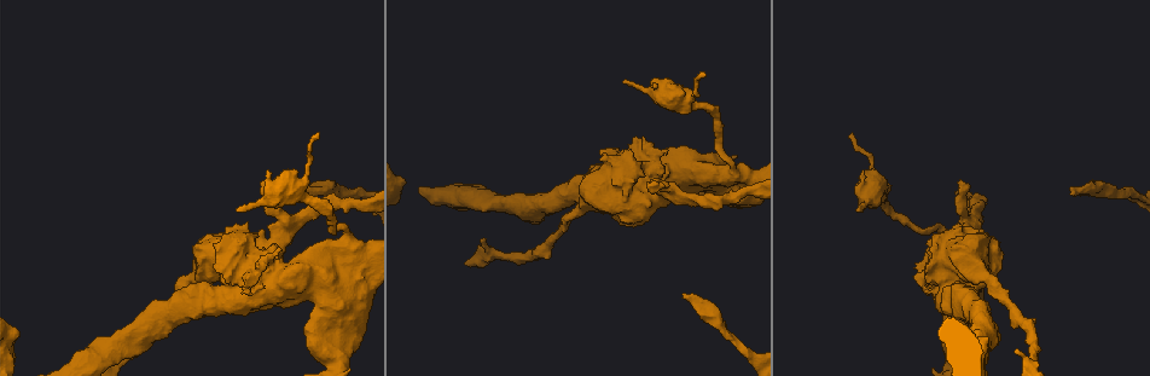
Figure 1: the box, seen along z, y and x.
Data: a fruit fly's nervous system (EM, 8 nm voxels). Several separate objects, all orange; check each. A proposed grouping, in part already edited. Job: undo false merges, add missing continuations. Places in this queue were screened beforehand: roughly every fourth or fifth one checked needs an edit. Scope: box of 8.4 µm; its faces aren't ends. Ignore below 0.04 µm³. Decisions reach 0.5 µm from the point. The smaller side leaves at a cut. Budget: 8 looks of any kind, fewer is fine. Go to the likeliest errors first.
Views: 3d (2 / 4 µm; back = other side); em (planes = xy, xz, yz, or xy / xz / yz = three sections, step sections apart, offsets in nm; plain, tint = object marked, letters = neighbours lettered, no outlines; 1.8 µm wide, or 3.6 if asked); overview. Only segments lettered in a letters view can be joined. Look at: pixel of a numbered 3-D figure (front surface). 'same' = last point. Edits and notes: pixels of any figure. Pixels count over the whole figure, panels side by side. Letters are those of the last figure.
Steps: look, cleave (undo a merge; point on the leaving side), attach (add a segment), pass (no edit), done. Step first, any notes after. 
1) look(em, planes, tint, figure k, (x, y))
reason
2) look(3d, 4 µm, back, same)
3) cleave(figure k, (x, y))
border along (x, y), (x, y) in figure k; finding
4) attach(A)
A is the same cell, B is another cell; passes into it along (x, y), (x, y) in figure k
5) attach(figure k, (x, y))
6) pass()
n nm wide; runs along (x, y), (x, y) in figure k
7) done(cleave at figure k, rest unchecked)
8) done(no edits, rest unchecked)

look(em, 3.6 µm, xz, step 8, letters, figure 1, (878, 188))
thick turns thin

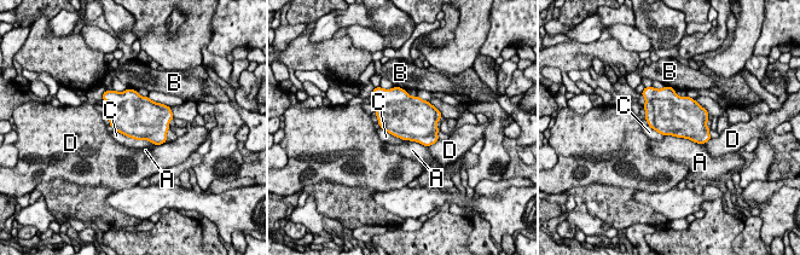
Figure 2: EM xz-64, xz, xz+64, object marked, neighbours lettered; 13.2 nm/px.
pass()
C touches over 550 nm; A, B, C and D are other cells; border along (665, 134), (689, 138), (703, 144) in figure 2; continuous, no second neuron

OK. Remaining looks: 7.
look(em, 3.6 µm, planes, tint, figure 1, (343, 246))
abrupt turn

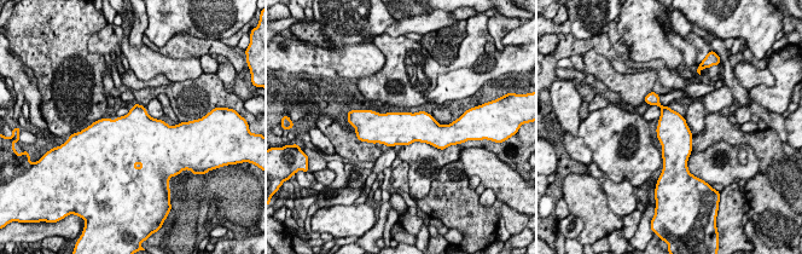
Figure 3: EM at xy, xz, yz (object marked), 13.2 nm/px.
look(em, 3.6 µm, planes, letters, same)

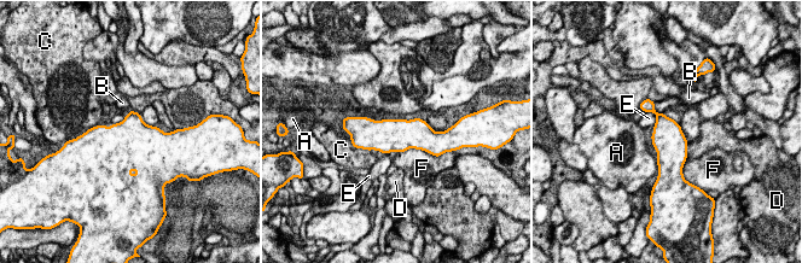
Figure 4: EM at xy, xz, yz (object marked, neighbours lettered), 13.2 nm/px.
pass()
A, B, C, D, E and F are other cells; border along (645, 111), (655, 115), (655, 124) in figure 4; all the same neuron

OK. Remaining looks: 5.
look(em, 3.6 µm, xz, step 4, letters, figure 1, (633, 139))
stops while still wide

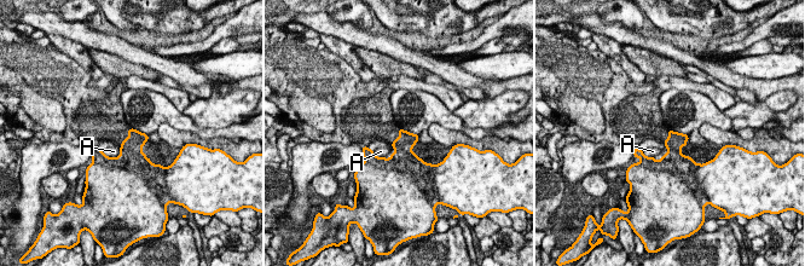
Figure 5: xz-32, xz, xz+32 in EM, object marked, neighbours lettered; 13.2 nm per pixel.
cleave(figure 5, (665, 166))
A is another cell; border along (672, 162), (689, 160), (694, 166) in figure 5; two neurons meet here

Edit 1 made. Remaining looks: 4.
done(cleave at figure 5, rest unchecked)

